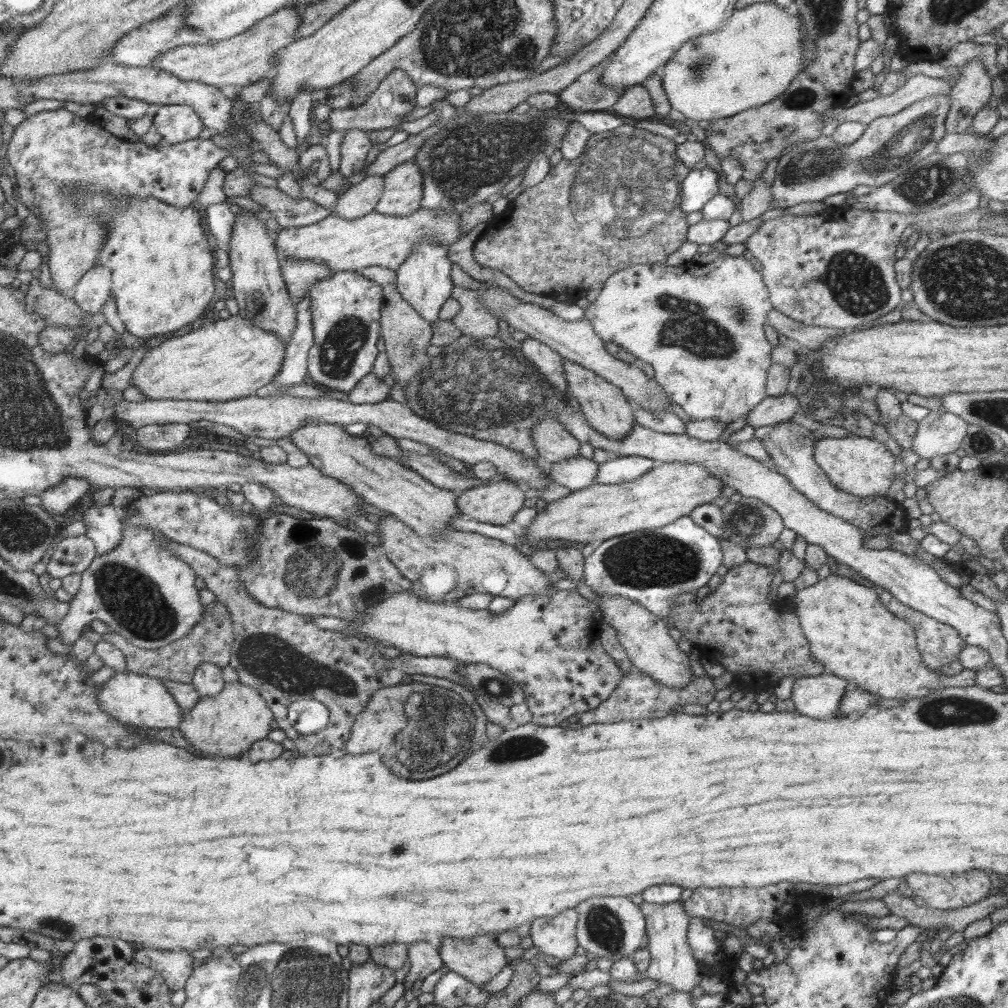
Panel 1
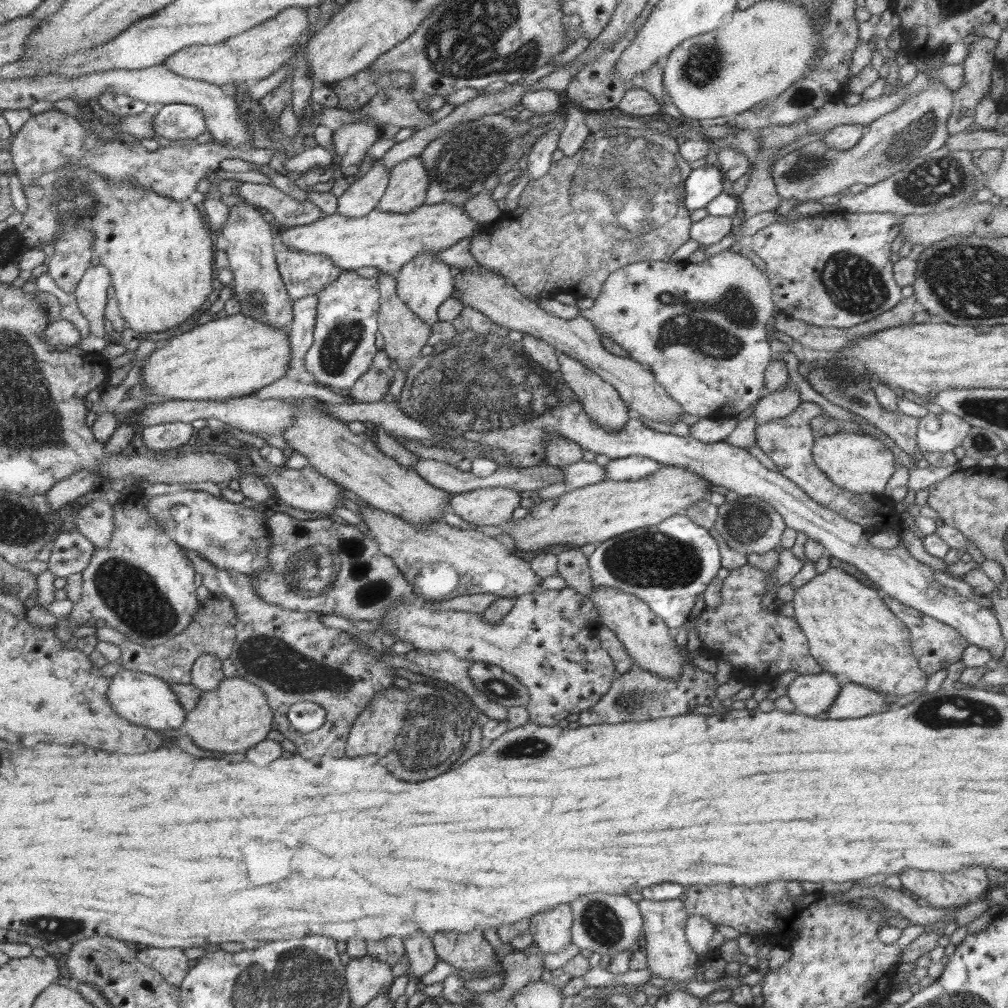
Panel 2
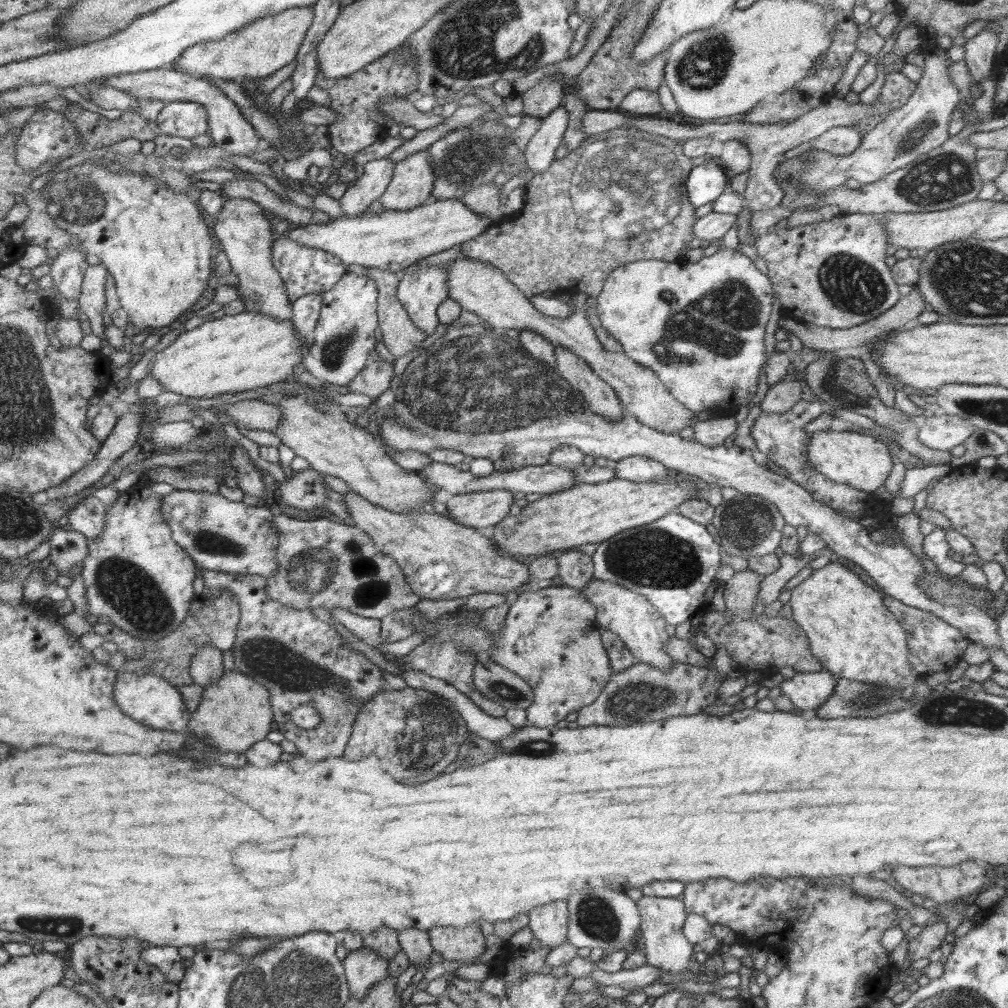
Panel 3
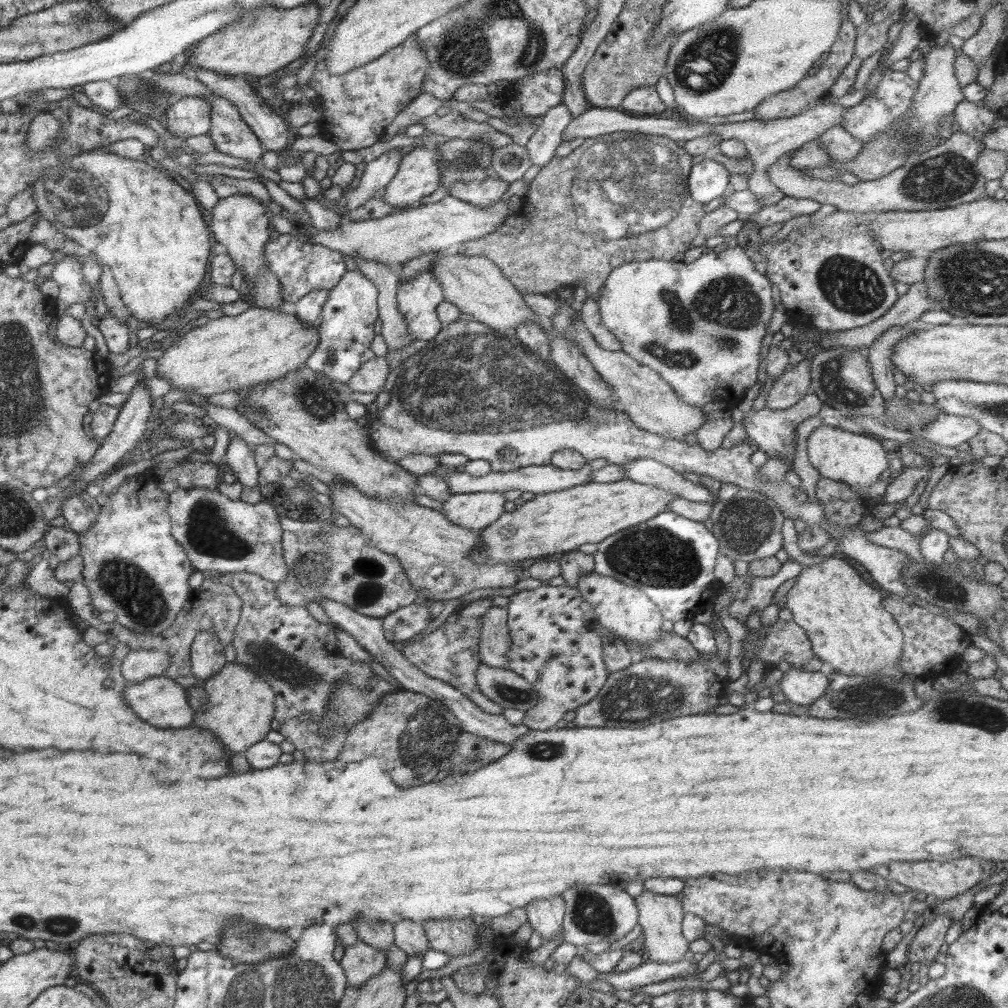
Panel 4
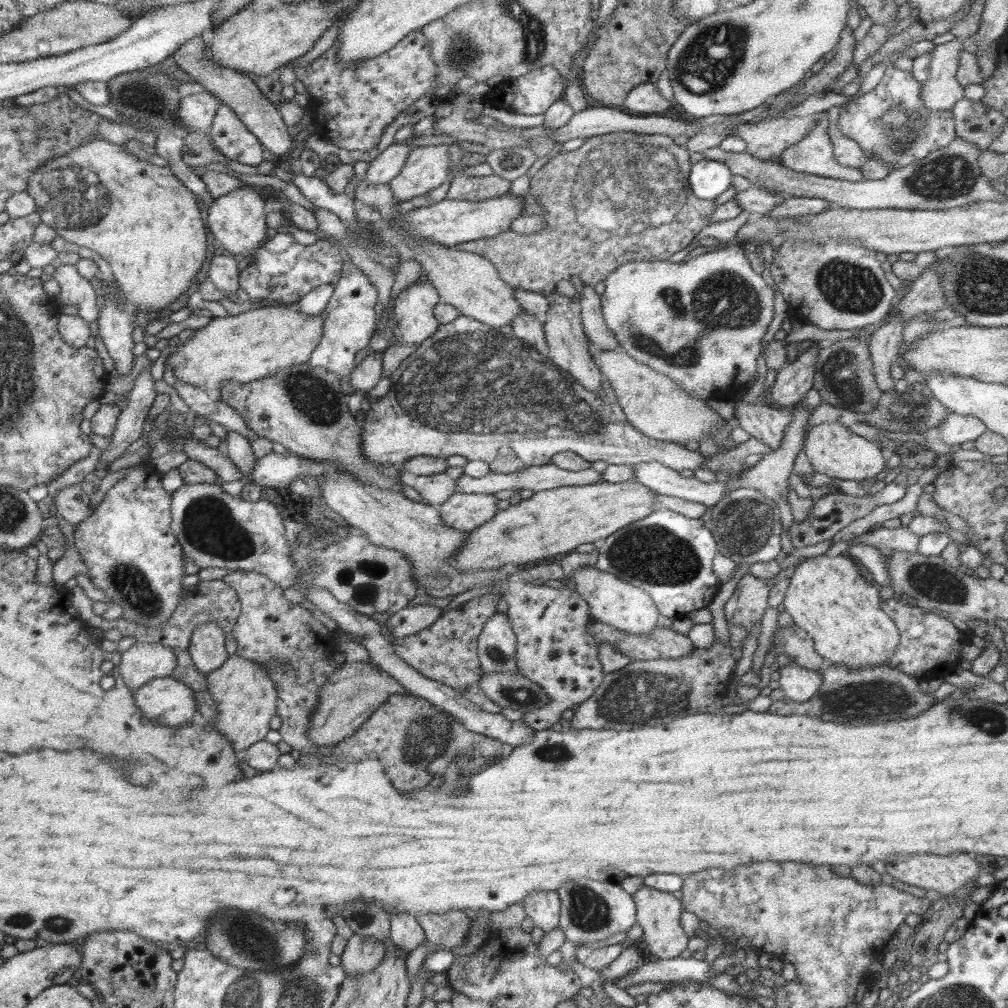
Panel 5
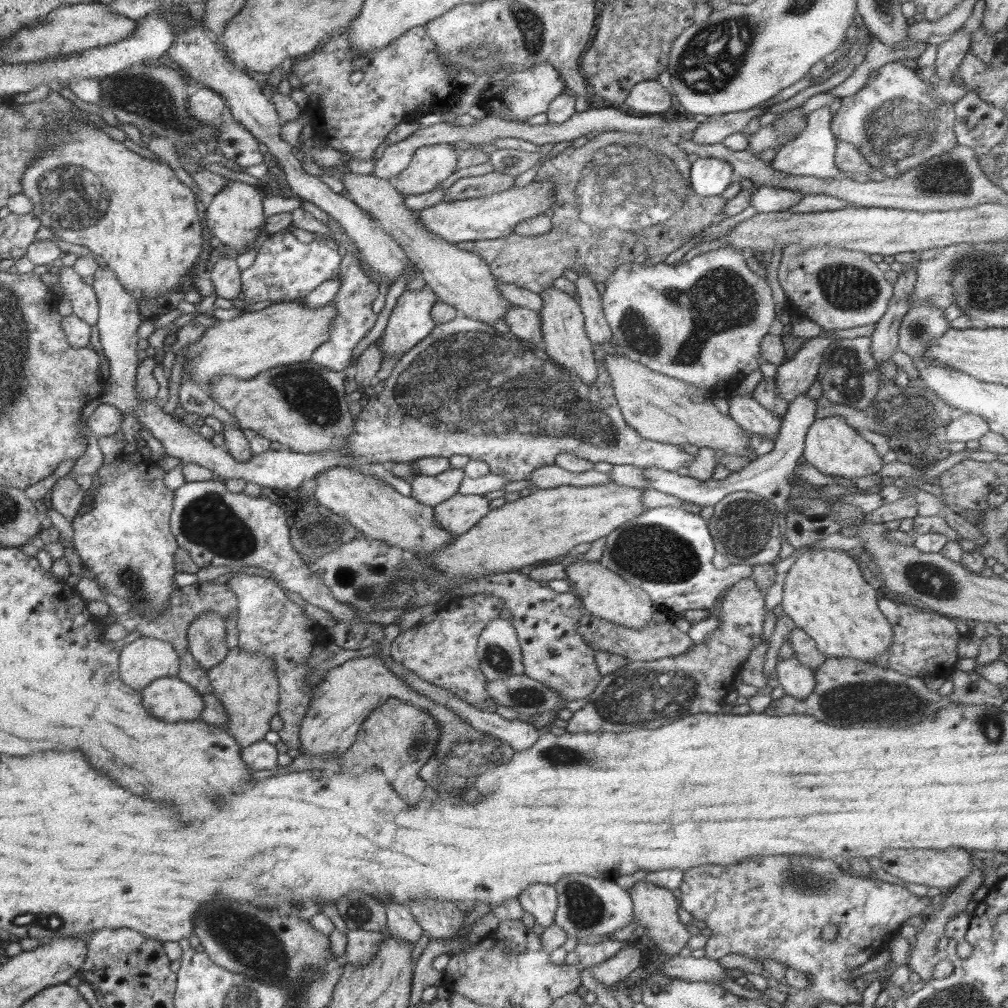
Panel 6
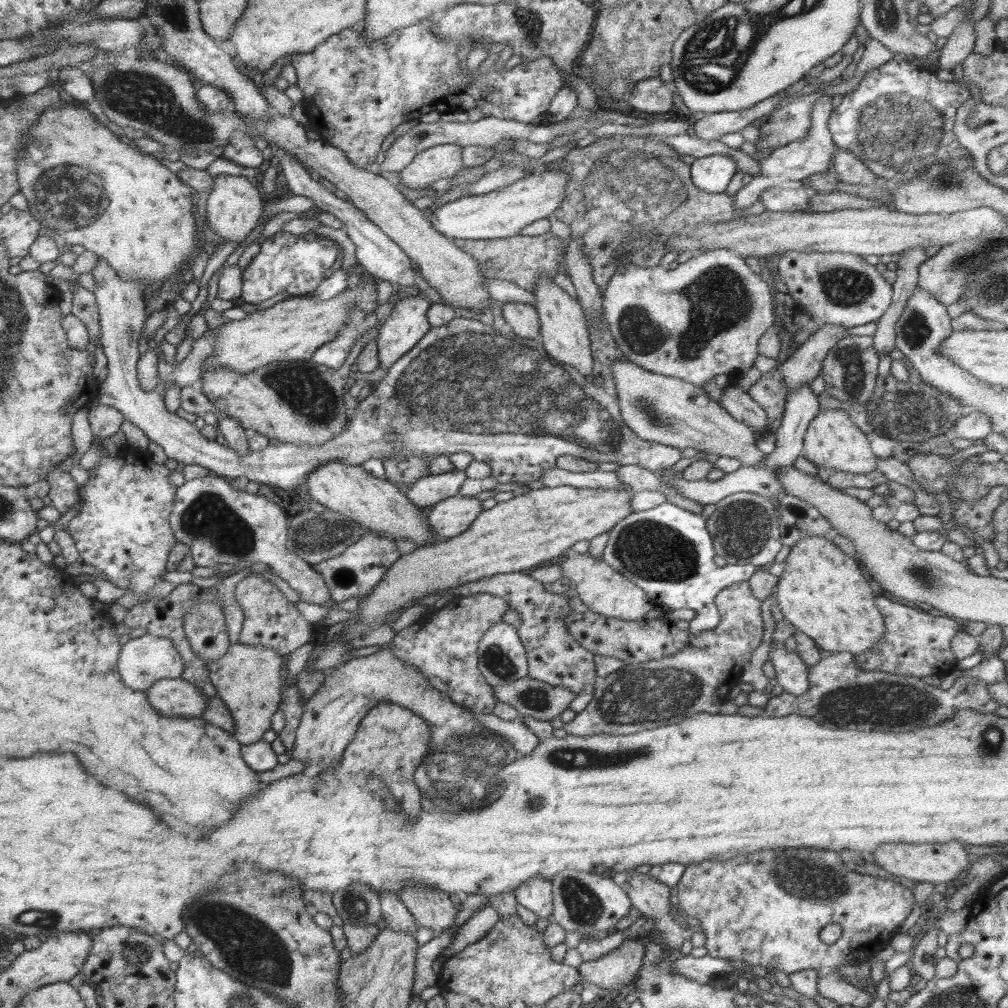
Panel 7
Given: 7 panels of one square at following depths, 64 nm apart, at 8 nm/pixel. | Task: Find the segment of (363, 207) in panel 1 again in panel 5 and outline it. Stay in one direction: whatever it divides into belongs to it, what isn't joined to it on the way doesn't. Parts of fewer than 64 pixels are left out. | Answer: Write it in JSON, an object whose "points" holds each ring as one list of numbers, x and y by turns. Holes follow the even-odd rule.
{"points":[[392,143,382,151,371,163,364,181,375,184,389,184,400,174,411,151,406,143]]}

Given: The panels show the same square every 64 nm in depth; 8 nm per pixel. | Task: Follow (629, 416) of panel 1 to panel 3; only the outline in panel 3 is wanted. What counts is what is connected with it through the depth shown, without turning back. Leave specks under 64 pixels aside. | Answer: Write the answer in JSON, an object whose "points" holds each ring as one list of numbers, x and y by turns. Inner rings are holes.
{"points":[[555,346,554,357,554,368,558,369,559,376,570,382,572,389,582,394,592,412,603,416,609,423,621,421,626,414,614,389,585,360,578,358,564,346]]}

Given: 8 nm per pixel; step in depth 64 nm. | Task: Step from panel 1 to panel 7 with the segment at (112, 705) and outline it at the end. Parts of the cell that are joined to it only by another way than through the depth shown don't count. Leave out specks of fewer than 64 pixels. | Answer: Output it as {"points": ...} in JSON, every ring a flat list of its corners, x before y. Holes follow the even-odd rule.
{"points":[[164,678,152,684,145,693,150,706,164,718,202,717,207,697,194,684,181,678]]}

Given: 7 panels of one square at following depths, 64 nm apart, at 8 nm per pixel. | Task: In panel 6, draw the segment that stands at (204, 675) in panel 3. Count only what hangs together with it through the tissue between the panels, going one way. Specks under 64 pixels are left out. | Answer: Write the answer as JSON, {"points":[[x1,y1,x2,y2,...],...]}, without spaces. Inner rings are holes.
{"points":[[215,612,198,615,187,628,189,651,206,670,216,666,228,654,223,618]]}

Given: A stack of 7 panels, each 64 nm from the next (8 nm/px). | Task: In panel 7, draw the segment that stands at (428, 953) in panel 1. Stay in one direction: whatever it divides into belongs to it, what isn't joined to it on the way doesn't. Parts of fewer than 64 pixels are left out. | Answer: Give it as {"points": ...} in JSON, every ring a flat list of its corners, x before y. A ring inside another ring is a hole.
{"points":[[380,892,382,922,395,931,408,931,415,936,417,922,394,892]]}

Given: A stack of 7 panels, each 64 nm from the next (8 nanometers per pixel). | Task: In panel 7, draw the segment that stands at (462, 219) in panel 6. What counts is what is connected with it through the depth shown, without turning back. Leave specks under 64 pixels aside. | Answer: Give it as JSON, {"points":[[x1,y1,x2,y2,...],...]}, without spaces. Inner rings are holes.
{"points":[[535,171,533,175,517,180,510,186,478,196,466,196,466,198,436,207,436,210,432,210,431,216,428,216,427,219,434,230,438,230,439,234,451,241,510,239,517,236,524,227,532,222,548,219,560,209,560,204,564,203,564,197,566,197,568,177,564,171]]}

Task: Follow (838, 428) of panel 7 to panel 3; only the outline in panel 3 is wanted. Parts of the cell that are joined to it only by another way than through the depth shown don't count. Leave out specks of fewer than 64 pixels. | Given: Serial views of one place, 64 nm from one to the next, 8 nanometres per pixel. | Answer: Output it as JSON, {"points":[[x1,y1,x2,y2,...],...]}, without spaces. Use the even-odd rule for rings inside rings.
{"points":[[828,429,811,433,807,460,830,481,876,496,883,495,885,481,894,464,886,443,857,430,838,432]]}

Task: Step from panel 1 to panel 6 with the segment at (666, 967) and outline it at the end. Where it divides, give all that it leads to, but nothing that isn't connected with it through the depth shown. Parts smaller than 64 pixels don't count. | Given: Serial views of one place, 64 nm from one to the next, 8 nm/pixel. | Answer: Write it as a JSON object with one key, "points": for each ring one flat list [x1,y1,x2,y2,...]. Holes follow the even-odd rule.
{"points":[[641,880,635,883,634,886,628,890,633,900,633,911,636,914,638,924,646,927,646,935,650,940,662,950,662,953,670,955,678,955,680,950,686,946,690,940,690,932,680,922,677,910,680,908,676,897,672,895,672,891,648,883,646,880]]}

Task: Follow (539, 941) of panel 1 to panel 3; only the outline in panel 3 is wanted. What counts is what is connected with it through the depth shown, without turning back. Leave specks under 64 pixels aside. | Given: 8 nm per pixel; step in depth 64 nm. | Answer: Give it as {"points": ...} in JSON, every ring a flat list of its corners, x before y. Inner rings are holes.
{"points":[[567,901,549,902,527,912,527,926,542,947,556,948,567,941,568,909]]}

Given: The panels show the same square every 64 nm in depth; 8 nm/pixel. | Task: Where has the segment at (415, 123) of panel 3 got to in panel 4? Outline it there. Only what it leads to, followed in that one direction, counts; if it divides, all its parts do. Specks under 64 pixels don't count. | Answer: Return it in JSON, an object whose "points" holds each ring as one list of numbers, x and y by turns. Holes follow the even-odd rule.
{"points":[[449,112,444,116,431,115,418,121,429,133,440,134,446,138,462,138,464,140,479,140,492,148,502,148,512,144,512,137,494,129,486,122,474,121,461,117,458,112]]}

